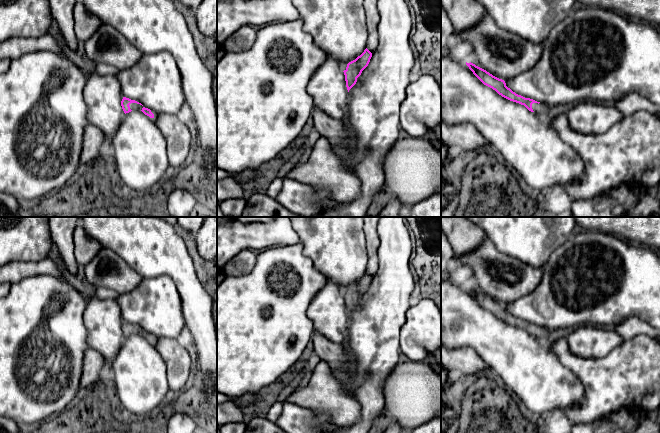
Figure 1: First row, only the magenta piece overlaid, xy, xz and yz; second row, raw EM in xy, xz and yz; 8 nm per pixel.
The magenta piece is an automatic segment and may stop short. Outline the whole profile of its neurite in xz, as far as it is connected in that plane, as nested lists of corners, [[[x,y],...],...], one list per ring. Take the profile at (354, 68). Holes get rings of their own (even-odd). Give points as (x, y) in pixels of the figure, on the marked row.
[[[366,48],[360,56],[347,64],[343,72],[348,92],[356,84],[357,78],[361,75],[362,71],[368,66],[371,57],[372,53]]]

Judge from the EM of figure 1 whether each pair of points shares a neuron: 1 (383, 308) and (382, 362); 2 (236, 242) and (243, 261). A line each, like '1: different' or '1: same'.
1: same
2: different

